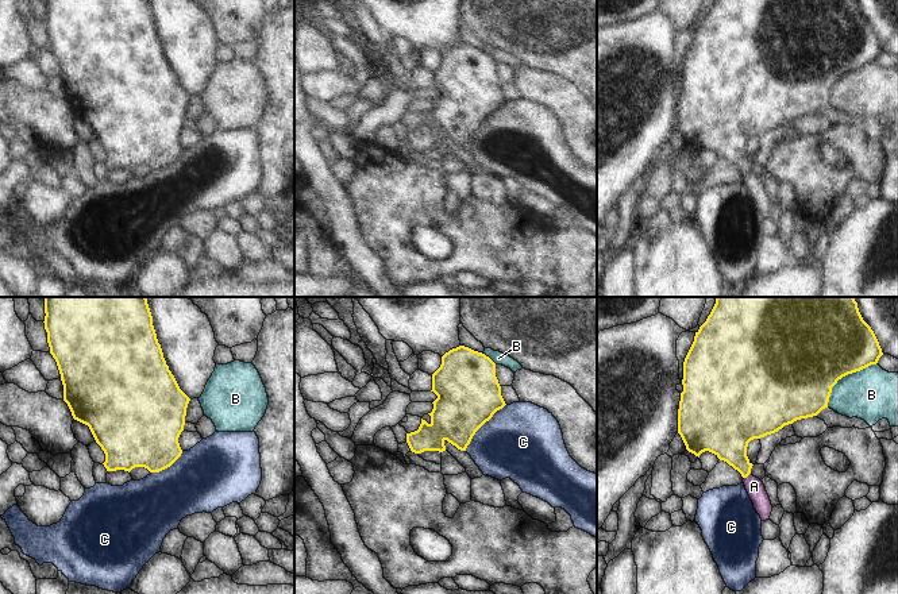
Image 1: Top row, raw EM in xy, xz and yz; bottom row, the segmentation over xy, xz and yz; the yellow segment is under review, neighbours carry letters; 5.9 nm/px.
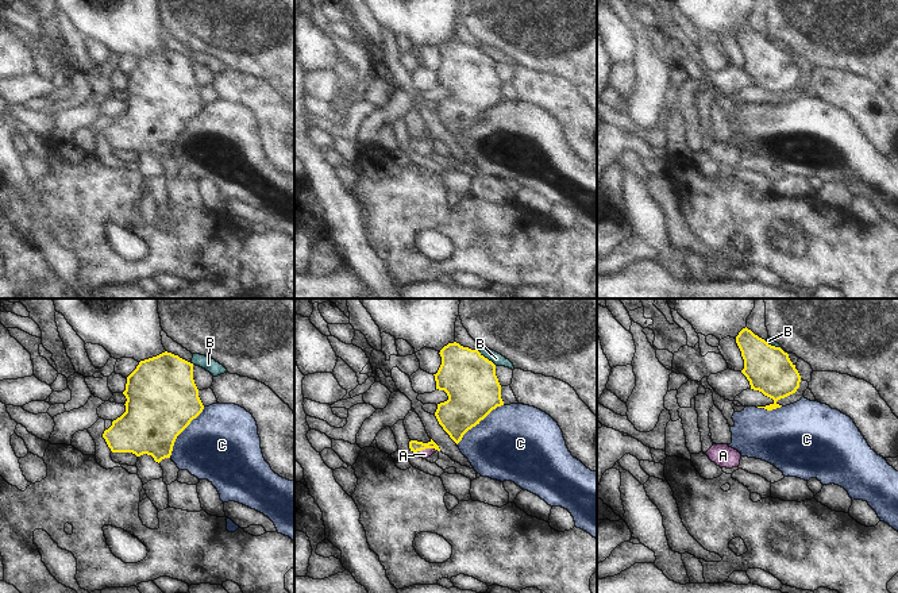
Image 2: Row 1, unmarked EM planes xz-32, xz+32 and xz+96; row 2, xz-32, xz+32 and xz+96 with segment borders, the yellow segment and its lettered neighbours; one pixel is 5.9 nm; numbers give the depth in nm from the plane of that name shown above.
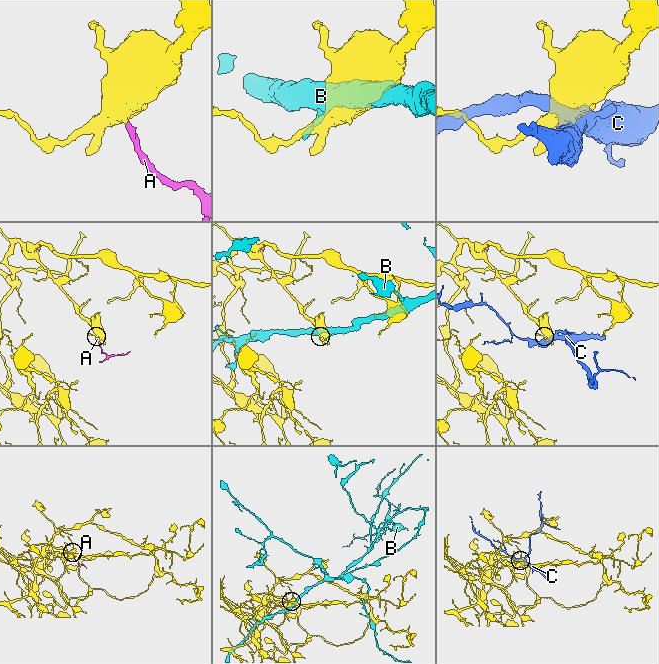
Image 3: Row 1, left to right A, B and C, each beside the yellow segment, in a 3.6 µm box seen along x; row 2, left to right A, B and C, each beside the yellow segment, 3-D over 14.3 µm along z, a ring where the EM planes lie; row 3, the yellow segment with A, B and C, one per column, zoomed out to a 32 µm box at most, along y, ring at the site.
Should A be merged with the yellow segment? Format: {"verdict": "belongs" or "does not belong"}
{"verdict": "belongs"}

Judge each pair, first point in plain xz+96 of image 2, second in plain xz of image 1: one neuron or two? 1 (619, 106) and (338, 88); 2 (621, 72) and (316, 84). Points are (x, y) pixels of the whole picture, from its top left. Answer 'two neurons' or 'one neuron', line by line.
1: two neurons
2: one neuron

